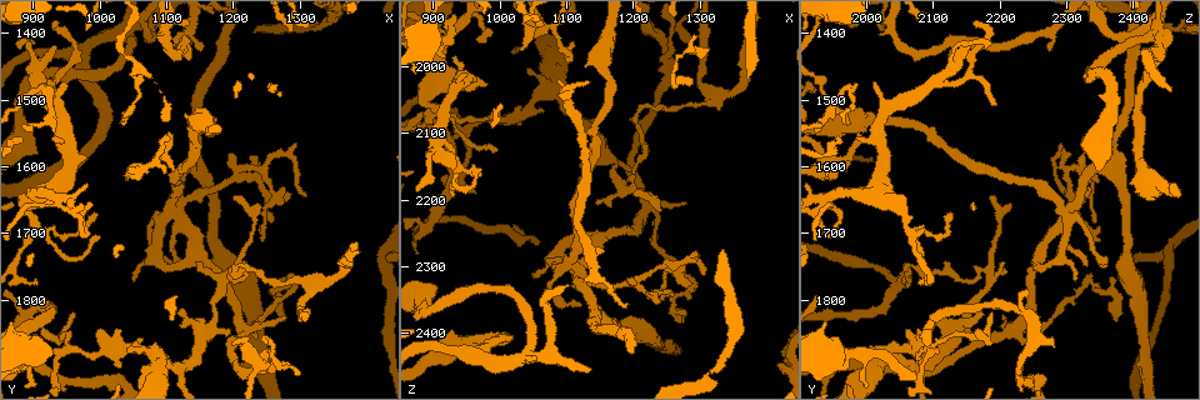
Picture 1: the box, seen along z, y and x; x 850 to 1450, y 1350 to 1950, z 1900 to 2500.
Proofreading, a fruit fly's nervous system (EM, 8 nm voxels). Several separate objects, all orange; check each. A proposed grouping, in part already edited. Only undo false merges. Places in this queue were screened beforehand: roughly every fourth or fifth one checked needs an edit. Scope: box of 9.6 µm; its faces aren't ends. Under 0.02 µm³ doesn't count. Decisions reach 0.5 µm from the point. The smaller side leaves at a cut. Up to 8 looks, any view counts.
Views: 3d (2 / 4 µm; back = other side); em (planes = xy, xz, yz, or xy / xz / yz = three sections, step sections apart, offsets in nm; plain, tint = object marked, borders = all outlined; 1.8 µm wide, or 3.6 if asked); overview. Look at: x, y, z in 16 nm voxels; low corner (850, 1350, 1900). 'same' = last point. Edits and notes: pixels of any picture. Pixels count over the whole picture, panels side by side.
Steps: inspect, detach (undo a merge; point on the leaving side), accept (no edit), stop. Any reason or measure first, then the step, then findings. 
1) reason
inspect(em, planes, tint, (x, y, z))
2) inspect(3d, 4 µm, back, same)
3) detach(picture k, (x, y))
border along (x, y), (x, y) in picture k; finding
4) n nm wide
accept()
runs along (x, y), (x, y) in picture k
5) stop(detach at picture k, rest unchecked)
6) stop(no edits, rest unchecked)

sudden change in width
inspect(3d, 4 µm, (1005, 1880, 2080))

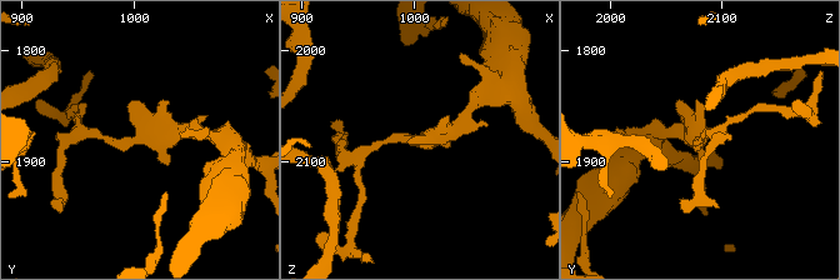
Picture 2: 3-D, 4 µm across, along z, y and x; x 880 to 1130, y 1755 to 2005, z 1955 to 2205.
inspect(em, planes, tint, (1002, 1882, 2076))

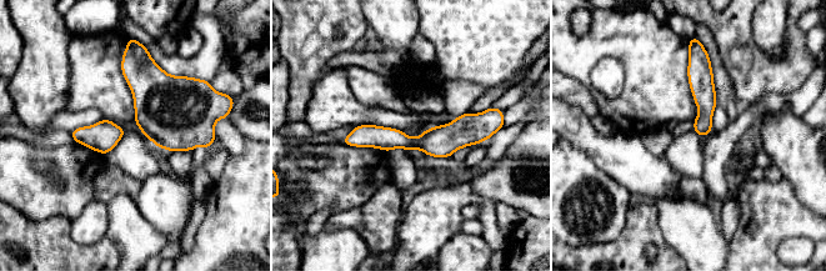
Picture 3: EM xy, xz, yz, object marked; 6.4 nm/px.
accept()
runs along (485, 119), (442, 141), (348, 141) in picture 3; one cell here

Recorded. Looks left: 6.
inspect(3d, 2 µm, back, (1255, 1900, 1995))

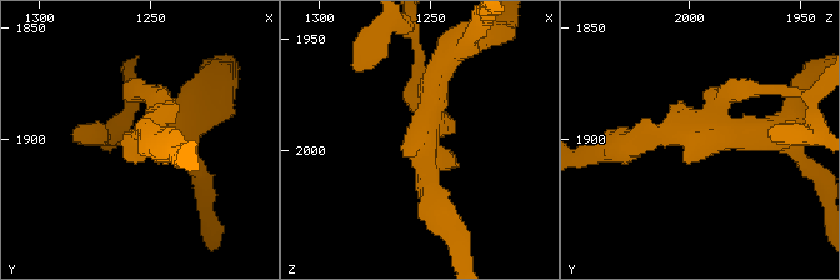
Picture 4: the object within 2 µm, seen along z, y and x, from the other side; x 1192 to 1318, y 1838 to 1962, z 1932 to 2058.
inspect(em, planes, borders, (1253, 1897, 1991))

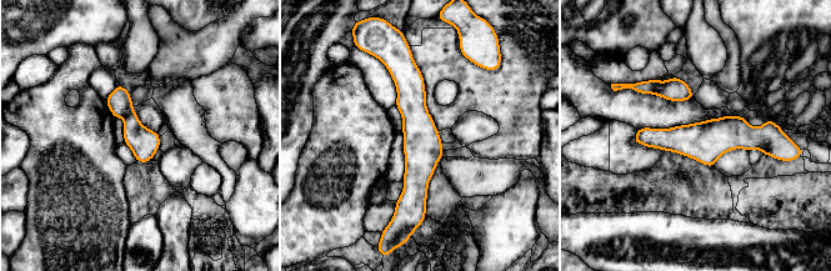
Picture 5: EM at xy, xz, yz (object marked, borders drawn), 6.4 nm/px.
detach(picture 5, (119, 101))
border along (133, 110), (124, 118) in picture 5; a second cell is stuck on

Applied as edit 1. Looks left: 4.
inspect(overview)

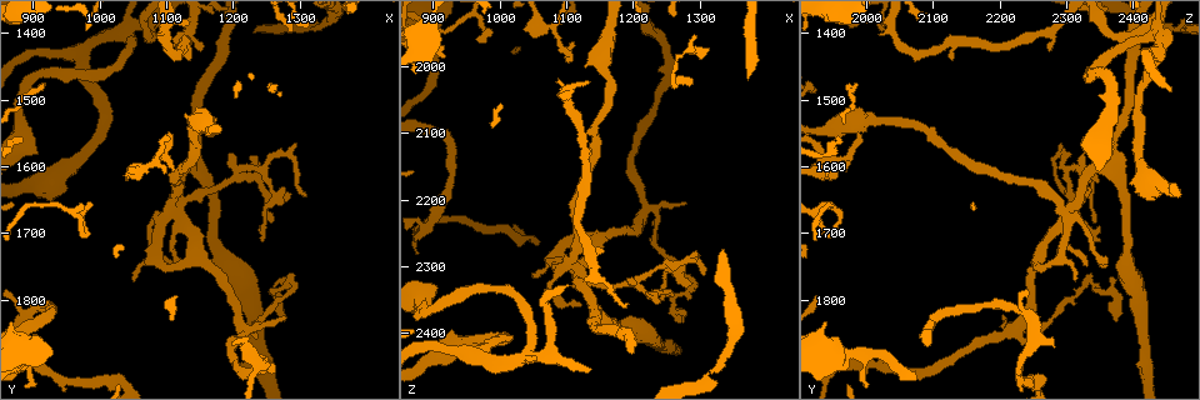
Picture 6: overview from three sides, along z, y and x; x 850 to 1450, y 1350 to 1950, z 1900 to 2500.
sharp bend
inspect(em, planes, tint, (1115, 1665, 2300))

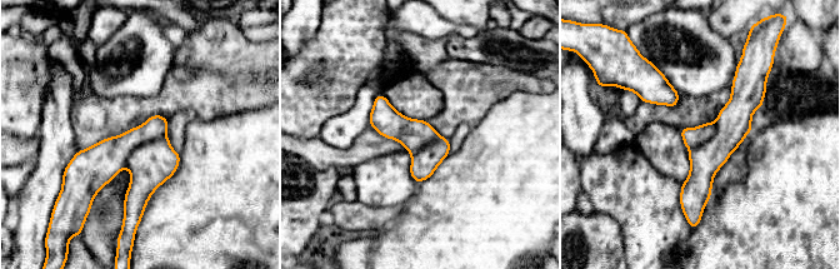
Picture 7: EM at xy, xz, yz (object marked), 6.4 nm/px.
240 nm wide
accept()
runs along (739, 74), (694, 213) in picture 7; one cell here

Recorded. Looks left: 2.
stop(detach at picture 5, rest unchecked)

